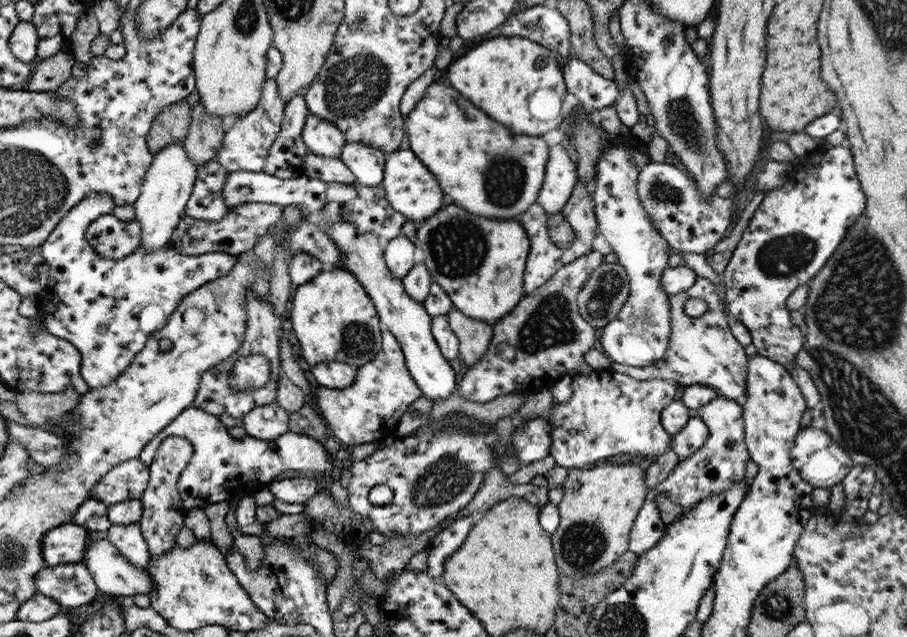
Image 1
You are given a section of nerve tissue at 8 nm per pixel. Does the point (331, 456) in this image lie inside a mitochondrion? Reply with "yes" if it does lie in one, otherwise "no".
no

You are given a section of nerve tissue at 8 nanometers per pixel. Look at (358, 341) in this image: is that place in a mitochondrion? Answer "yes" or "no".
yes

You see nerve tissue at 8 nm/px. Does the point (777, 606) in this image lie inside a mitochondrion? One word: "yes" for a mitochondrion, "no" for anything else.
yes

